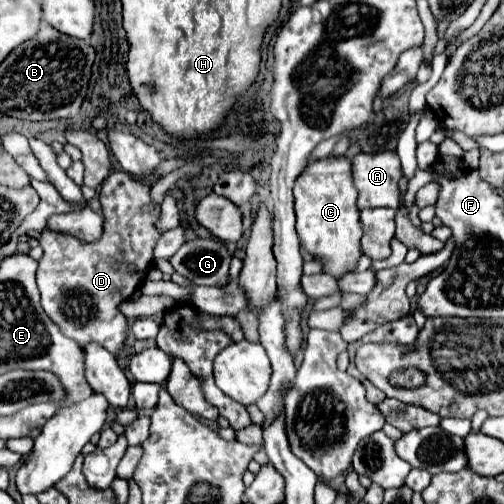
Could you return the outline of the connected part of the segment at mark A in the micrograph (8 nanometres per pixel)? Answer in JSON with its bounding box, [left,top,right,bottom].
[352,151,398,209]

